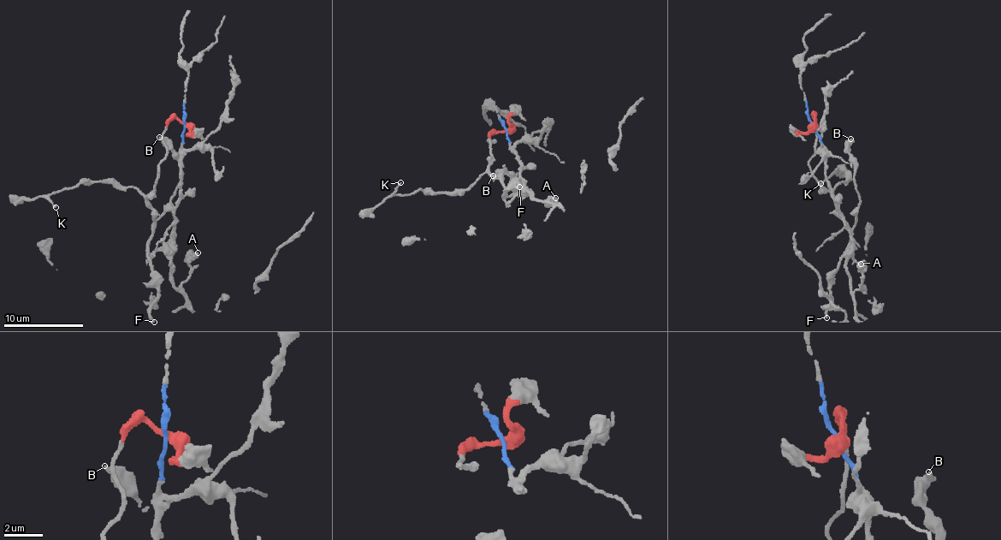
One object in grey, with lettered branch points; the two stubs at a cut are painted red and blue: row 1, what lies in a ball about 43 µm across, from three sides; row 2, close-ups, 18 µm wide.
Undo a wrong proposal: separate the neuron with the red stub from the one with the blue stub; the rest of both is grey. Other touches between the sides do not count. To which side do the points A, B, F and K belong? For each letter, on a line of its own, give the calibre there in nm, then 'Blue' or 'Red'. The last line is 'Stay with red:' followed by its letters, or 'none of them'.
A: Thickness 550 nm. Blue
B: Thickness 400 nm. Red
F: Thickness 280 nm. Red
K: Thickness 170 nm. Red
Stay with red: B, F, K

